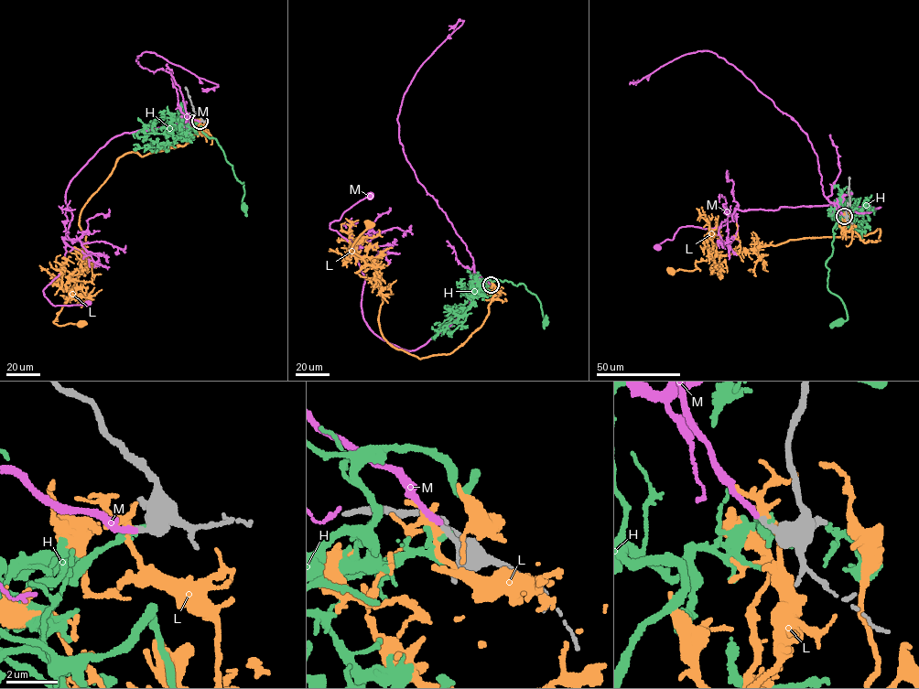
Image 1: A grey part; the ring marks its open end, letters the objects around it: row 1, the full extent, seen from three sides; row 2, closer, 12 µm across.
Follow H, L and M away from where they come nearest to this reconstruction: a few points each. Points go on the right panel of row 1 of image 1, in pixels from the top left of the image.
H: (845, 216), (835, 219), (826, 263), (827, 288), (848, 315), (838, 323)
L: (844, 216), (843, 231), (866, 242), (880, 241), (879, 229), (788, 240), (671, 271)
M: (844, 216), (835, 203), (859, 213), (881, 207), (736, 209), (722, 226), (681, 227), (656, 247)

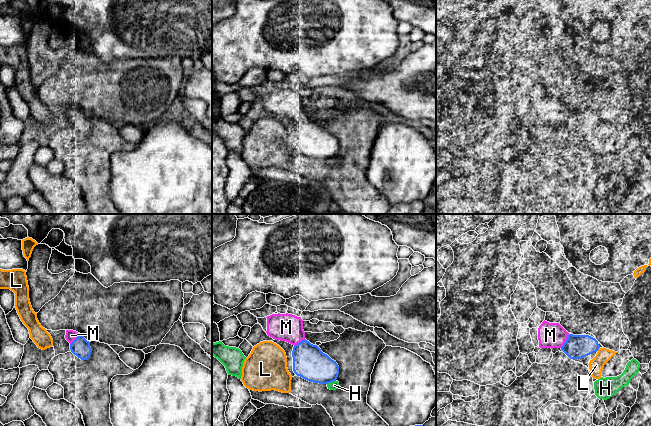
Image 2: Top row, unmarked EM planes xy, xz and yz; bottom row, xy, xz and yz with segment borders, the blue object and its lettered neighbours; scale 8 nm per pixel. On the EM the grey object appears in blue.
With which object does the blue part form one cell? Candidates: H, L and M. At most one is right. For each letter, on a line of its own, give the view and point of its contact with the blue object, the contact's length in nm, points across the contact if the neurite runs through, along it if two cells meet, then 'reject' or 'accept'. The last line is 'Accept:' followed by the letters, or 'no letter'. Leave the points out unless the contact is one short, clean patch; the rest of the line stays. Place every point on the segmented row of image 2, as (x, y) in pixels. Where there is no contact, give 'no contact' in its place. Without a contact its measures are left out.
H: meets blue in xz at (331, 381); contact 80 nm long; border along xz (335, 380), (327, 384); reject
L: no contact; reject
M: meets blue in yz at (565, 341); contact 130 nm long; accept
Accept: M

